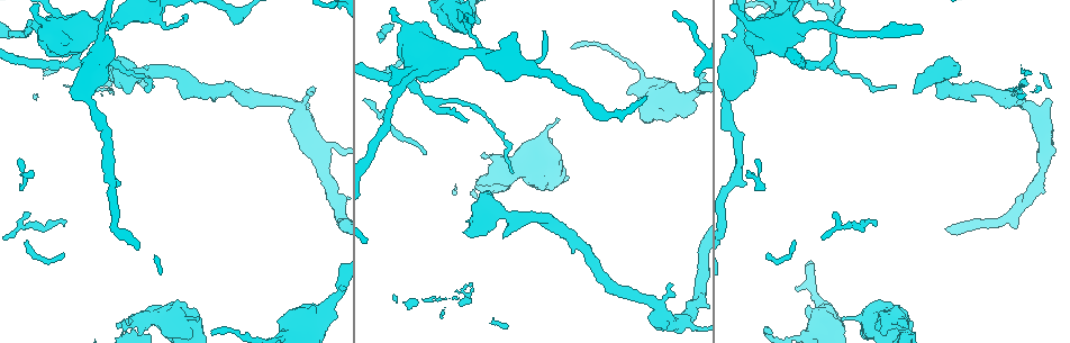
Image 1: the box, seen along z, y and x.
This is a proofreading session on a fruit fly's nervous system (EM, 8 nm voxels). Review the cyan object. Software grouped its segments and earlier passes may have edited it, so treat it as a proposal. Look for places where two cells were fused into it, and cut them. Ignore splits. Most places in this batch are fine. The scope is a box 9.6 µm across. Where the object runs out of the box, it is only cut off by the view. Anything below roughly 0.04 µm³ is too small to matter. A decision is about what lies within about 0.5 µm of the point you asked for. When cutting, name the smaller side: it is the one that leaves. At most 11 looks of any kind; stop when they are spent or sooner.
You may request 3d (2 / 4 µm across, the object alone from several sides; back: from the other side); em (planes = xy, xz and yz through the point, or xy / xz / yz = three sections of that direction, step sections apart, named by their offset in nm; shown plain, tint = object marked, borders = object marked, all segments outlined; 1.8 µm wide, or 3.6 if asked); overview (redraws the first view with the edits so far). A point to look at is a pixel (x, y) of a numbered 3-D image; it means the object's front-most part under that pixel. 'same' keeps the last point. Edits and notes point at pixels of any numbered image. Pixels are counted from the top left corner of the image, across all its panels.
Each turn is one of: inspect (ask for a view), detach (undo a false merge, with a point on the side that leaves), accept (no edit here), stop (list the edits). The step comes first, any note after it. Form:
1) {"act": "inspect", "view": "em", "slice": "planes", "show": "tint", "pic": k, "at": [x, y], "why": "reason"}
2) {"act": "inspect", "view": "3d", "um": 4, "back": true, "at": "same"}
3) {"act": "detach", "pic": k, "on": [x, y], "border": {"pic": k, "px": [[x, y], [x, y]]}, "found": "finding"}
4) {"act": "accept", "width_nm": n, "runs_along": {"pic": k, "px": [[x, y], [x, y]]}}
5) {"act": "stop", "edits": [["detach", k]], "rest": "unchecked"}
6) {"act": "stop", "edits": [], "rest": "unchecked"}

{"act": "inspect", "view": "em", "slice": "planes", "show": "tint", "pic": 1, "at": [319, 152], "why": "three arms meet"}

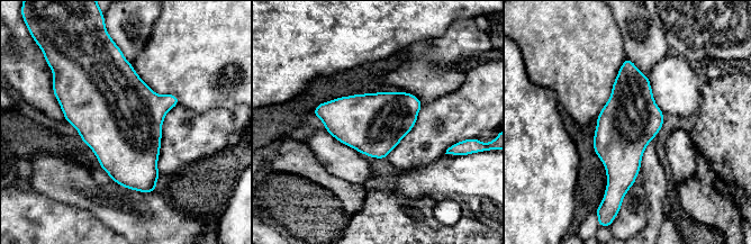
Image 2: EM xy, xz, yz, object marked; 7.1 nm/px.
{"act": "accept", "width_nm": 420, "found": "continuous, no second cell"}

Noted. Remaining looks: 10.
{"act": "inspect", "view": "em", "um": 3.6, "slice": "xz", "step": 16, "show": "borders", "pic": 1, "at": [443, 15], "why": "sudden change in width"}

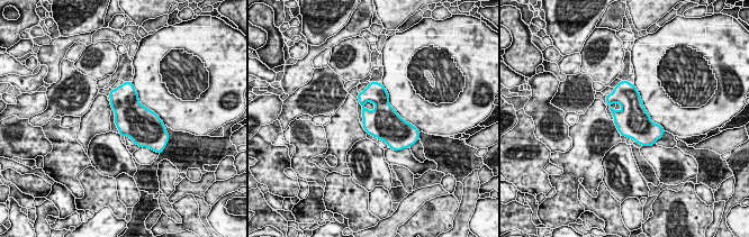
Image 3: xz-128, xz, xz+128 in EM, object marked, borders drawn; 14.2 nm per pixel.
{"act": "accept", "width_nm": 400, "found": "one cell here"}

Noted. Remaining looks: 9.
{"act": "inspect", "view": "em", "slice": "xz", "step": 4, "show": "tint", "pic": 1, "at": [117, 22], "why": "sudden change in width"}

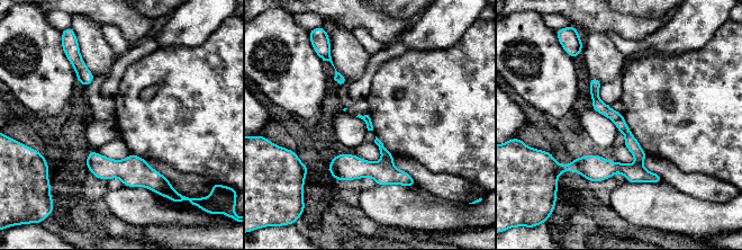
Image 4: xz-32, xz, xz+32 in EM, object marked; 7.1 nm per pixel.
{"act": "detach", "pic": 4, "on": [383, 151], "border": {"pic": 4, "px": [[382, 155], [392, 158]]}, "found": "two cells meet here"}

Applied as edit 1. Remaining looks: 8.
{"act": "inspect", "view": "overview", "why": "redraw"}

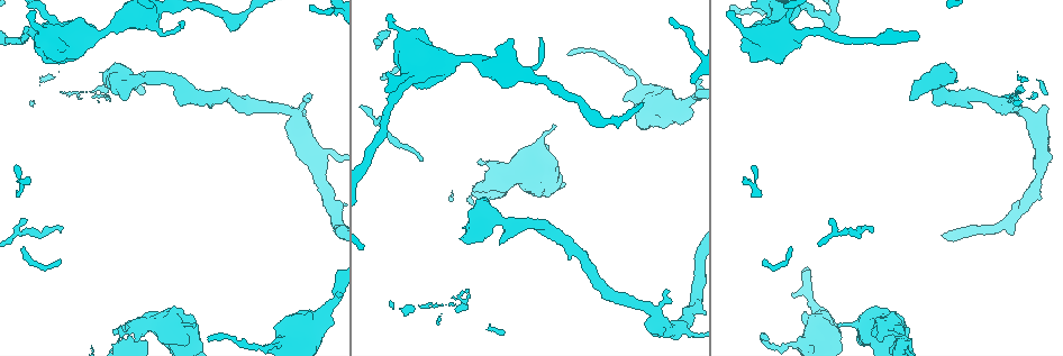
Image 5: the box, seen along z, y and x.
{"act": "inspect", "view": "3d", "um": 2, "pic": 5, "at": [812, 29], "why": "calibre changes"}

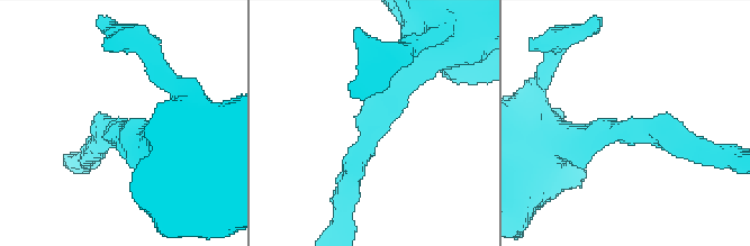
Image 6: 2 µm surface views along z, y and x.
{"act": "inspect", "view": "em", "slice": "planes", "show": "tint", "pic": 6, "at": [629, 130]}

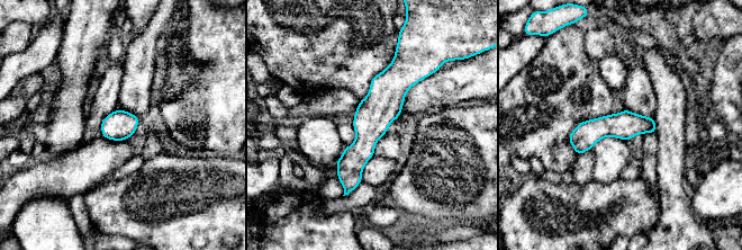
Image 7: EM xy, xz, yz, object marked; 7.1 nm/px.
{"act": "accept", "width_nm": 200, "runs_along": {"pic": 7, "px": [[396, 62], [349, 188]]}, "found": "all the same cell"}

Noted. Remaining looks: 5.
{"act": "stop", "edits": [["detach", 4]], "rest": "unchecked"}

